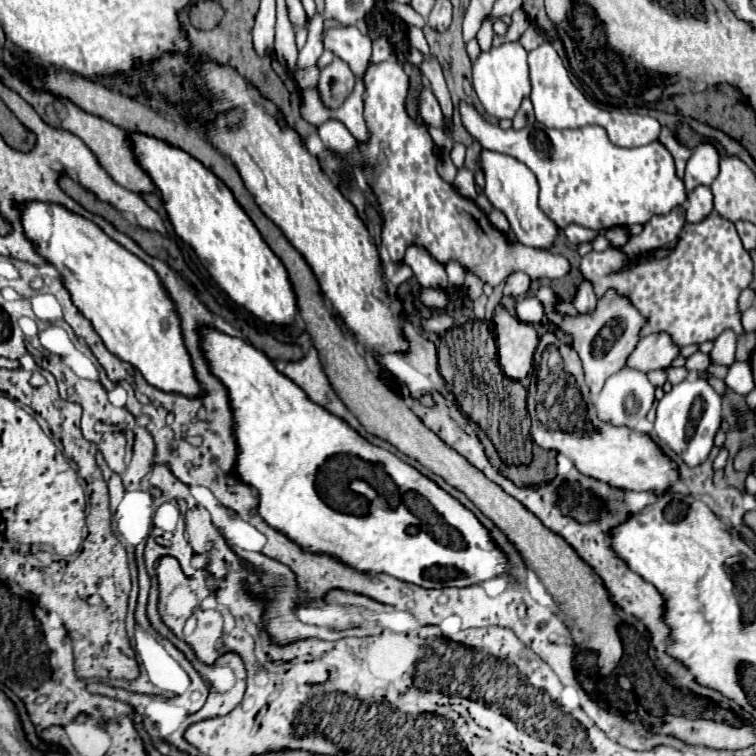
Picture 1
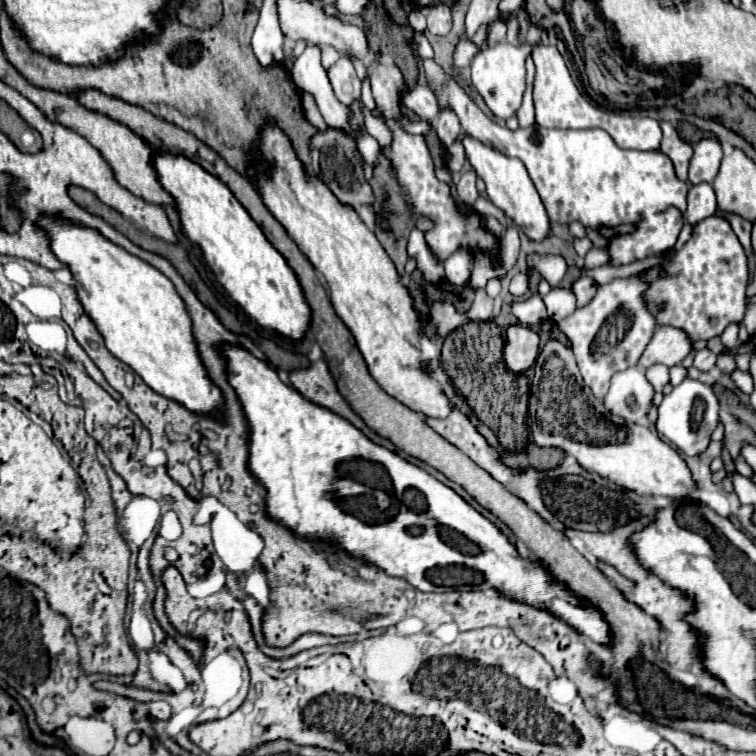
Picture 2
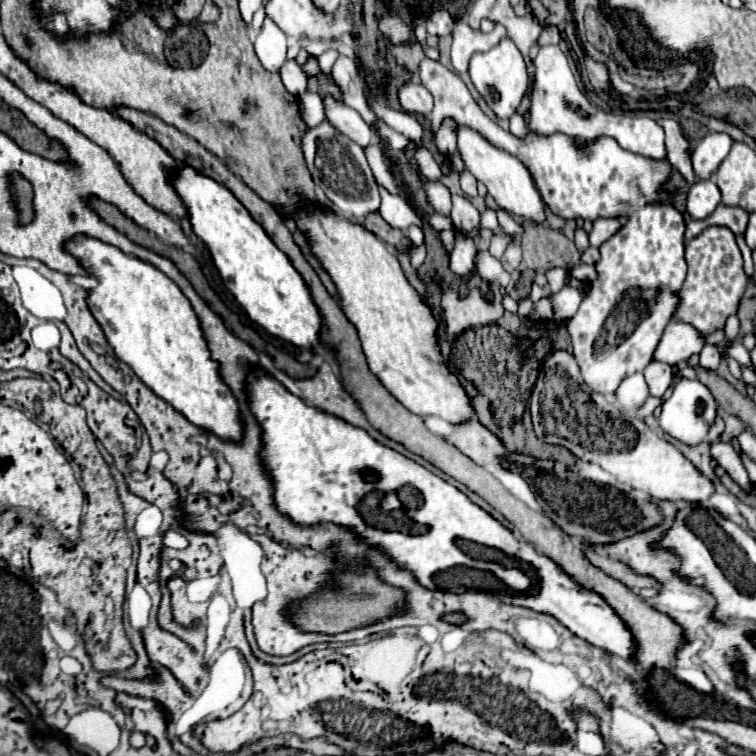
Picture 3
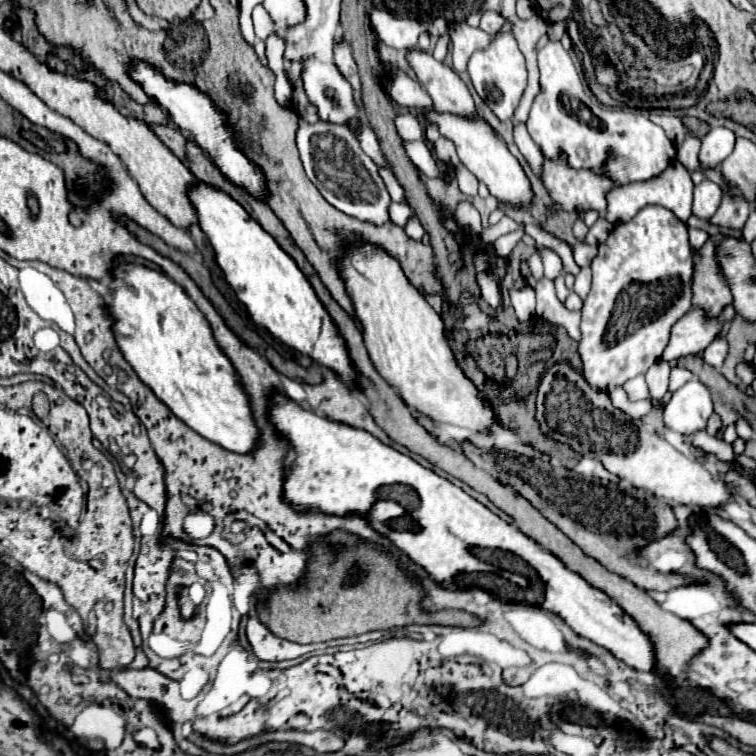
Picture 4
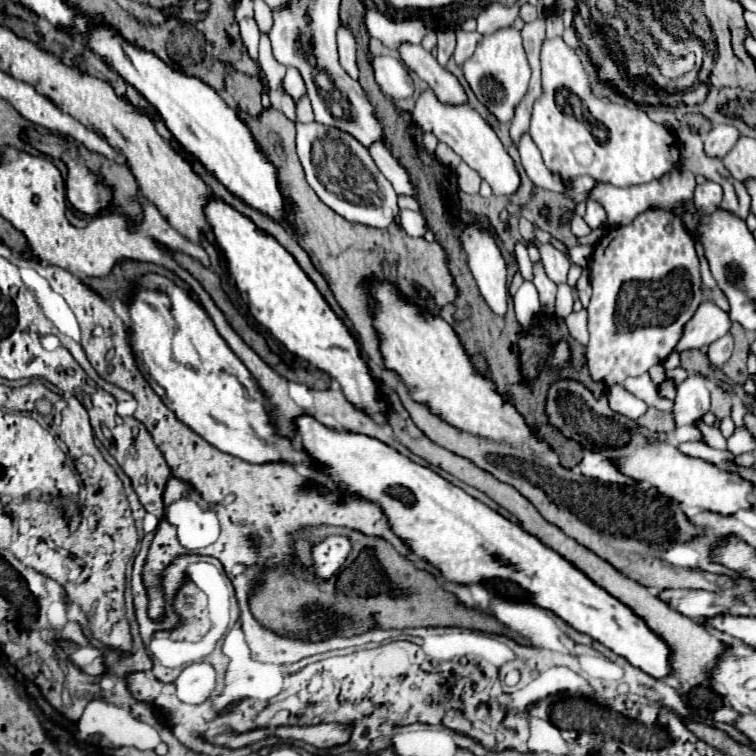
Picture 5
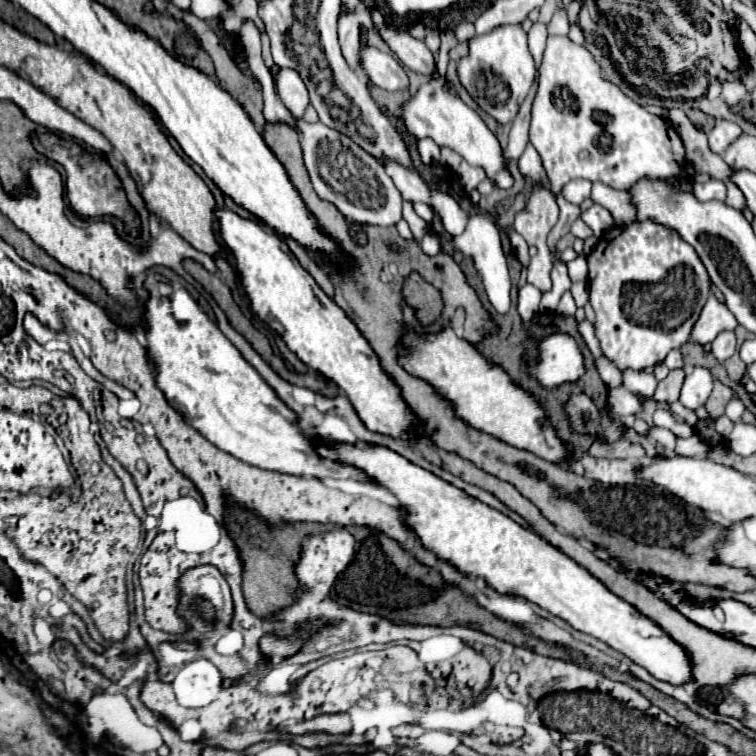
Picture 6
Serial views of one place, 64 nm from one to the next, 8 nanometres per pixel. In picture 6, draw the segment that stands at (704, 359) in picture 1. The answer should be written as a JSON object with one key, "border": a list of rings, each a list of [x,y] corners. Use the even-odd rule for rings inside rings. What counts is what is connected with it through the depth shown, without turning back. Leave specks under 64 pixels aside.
{"border":[[[722,332],[714,342],[712,342],[712,354],[714,354],[714,358],[718,360],[718,362],[724,362],[724,360],[728,360],[732,354],[734,354],[734,350],[736,350],[736,336],[734,336],[734,332]]]}

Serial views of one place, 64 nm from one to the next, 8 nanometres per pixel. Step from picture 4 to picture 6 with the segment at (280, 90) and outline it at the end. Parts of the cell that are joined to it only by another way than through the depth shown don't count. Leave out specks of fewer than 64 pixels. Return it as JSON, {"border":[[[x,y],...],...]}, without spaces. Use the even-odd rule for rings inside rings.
{"border":[[[294,118],[294,122],[300,130],[300,146],[306,170],[316,194],[322,200],[334,204],[338,212],[350,222],[394,226],[398,220],[402,220],[400,192],[384,172],[384,166],[372,154],[364,152],[354,140],[348,140],[348,136],[320,122],[308,124],[298,118]]]}

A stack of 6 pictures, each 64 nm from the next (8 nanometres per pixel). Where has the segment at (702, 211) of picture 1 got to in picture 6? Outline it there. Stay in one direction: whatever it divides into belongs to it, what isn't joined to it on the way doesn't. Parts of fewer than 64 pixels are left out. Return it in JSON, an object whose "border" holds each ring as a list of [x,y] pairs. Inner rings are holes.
{"border":[[[708,180],[704,184],[696,182],[694,184],[694,196],[700,202],[710,202],[710,200],[724,202],[724,198],[726,198],[726,186],[720,180]]]}

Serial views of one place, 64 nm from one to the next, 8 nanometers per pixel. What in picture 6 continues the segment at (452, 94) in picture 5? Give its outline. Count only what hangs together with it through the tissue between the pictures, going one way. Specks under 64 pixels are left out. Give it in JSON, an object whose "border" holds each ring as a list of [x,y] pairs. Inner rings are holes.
{"border":[[[370,8],[370,12],[372,12],[372,20],[376,22],[376,26],[380,26],[380,30],[382,30],[384,42],[396,52],[396,56],[400,58],[400,62],[404,66],[408,66],[410,70],[424,74],[424,76],[434,76],[434,78],[438,76],[434,56],[422,40],[416,40],[416,38],[408,36],[406,32],[394,32],[394,30],[382,28],[382,24],[384,24],[382,14],[376,8]]]}

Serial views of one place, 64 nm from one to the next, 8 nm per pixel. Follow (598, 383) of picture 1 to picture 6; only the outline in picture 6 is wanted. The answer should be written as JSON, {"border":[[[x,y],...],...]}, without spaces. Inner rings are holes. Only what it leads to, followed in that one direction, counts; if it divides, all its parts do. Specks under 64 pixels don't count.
{"border":[[[652,220],[632,222],[628,226],[616,226],[606,232],[596,248],[588,254],[588,290],[590,304],[594,308],[594,334],[600,342],[600,352],[608,362],[612,362],[620,372],[630,370],[646,370],[660,362],[664,362],[666,354],[674,348],[680,348],[688,342],[688,332],[692,332],[692,324],[696,316],[700,316],[700,308],[710,296],[710,276],[698,258],[696,250],[680,238],[680,234],[668,226],[656,224]],[[680,270],[680,272],[676,272]],[[686,272],[686,274],[682,274]],[[662,282],[662,290],[624,290],[626,284],[658,284]],[[684,282],[684,290],[682,288]],[[672,286],[672,294],[666,294],[666,288]]]}

